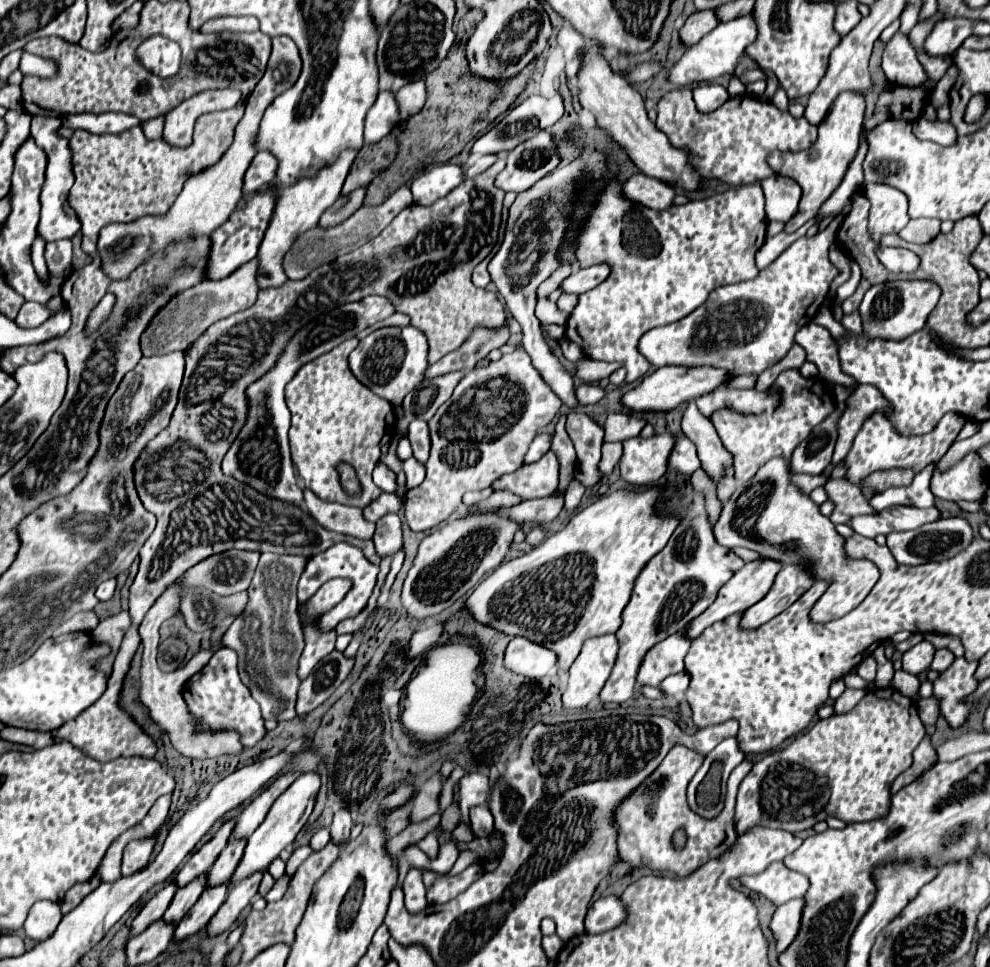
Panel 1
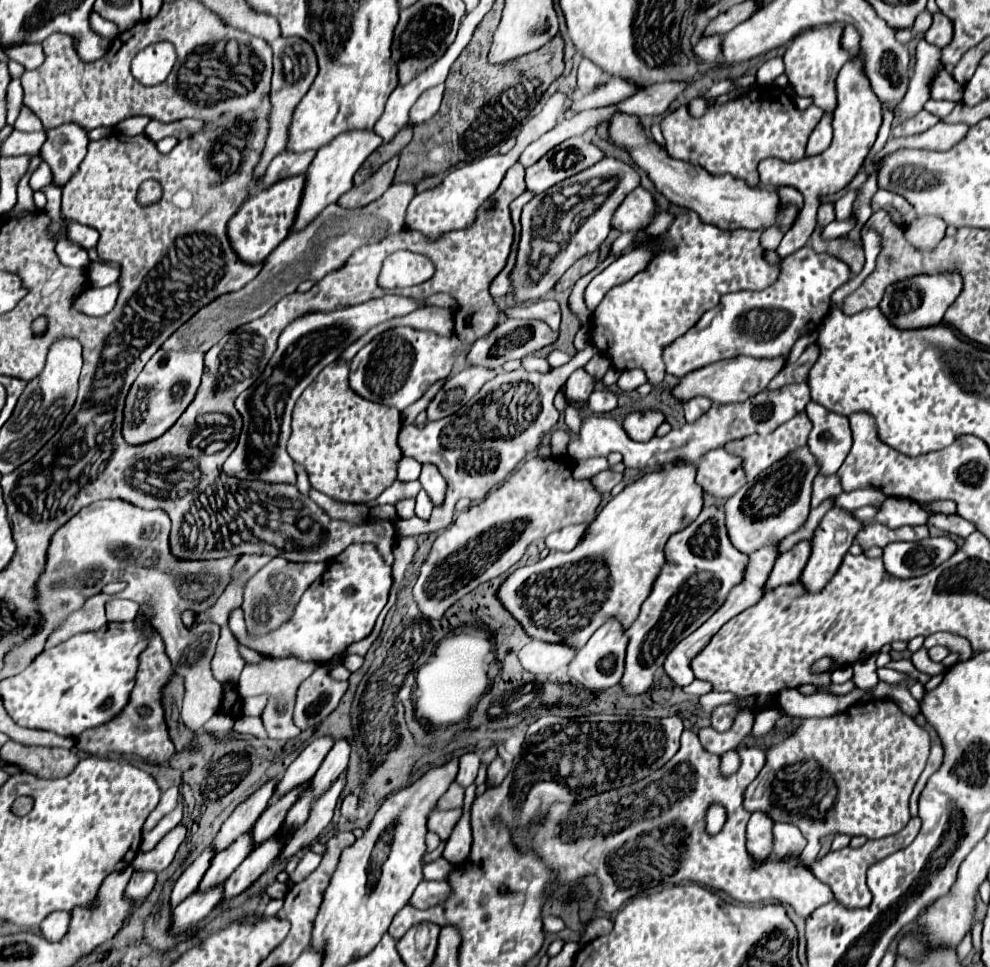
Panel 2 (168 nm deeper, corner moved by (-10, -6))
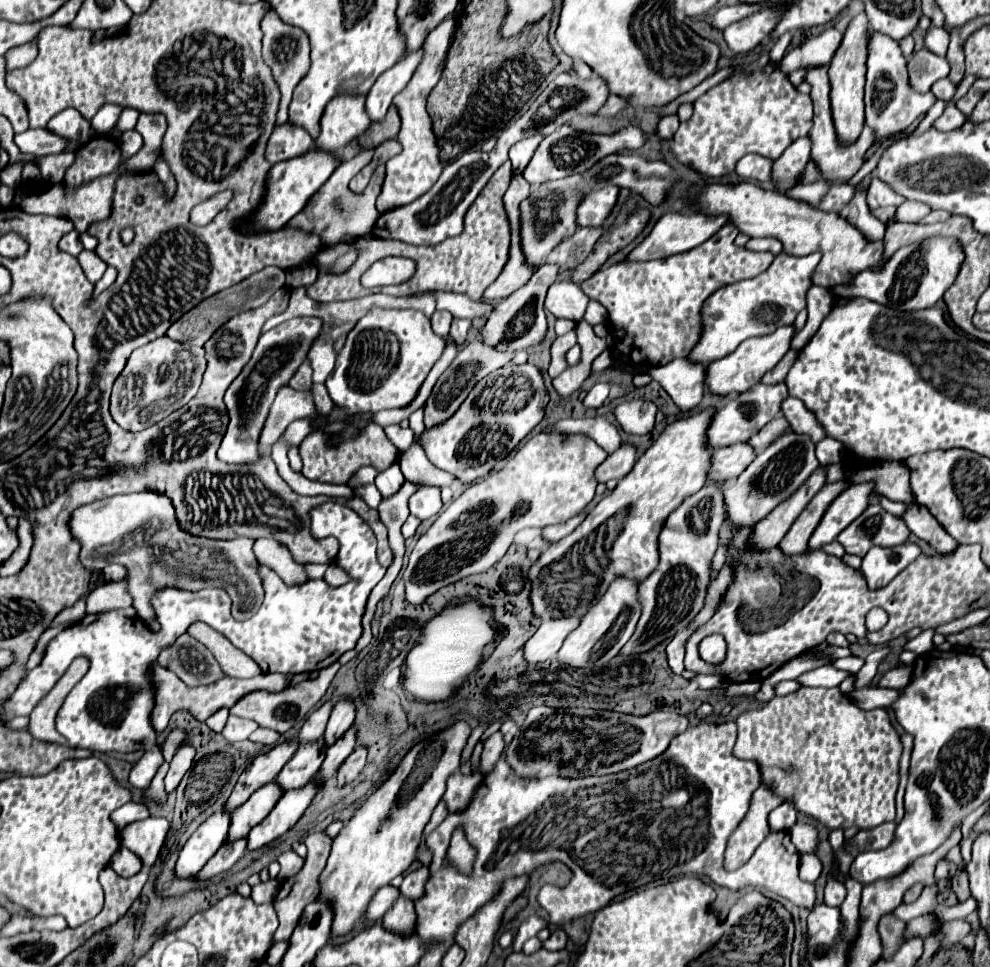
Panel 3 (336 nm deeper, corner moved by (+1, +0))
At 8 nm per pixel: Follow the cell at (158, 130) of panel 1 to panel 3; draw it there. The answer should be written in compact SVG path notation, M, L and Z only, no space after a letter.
M128 130L120 136L120 146L122 146L124 158L126 158L126 156L134 156L136 152L140 152L140 148L144 146L144 140L136 130Z

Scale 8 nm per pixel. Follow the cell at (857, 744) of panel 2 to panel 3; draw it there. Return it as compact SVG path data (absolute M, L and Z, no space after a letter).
M800 688L788 696L776 696L762 708L740 714L736 724L736 756L754 760L760 768L762 784L786 802L792 802L800 814L818 820L830 830L846 830L852 826L870 830L894 820L902 742L884 708L862 710L838 688Z

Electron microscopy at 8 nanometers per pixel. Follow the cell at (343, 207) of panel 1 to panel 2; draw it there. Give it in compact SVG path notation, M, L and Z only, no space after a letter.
M399 156L391 158L391 162L385 162L375 174L371 174L371 178L367 178L367 182L363 182L363 186L353 186L347 194L343 194L343 198L339 198L339 206L355 208L377 200L393 184L397 162Z

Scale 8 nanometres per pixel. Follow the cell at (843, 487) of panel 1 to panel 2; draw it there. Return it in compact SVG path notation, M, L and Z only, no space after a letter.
M887 498L875 520L889 528L899 528L905 524L909 526L927 524L927 518L929 518L927 512L921 510L917 502L905 498Z

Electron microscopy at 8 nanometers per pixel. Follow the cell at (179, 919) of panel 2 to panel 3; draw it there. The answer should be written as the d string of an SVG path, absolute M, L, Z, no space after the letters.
M246 840L220 846L218 852L208 860L208 864L194 876L194 882L204 882L218 874L226 874L244 856L244 852L246 852Z

